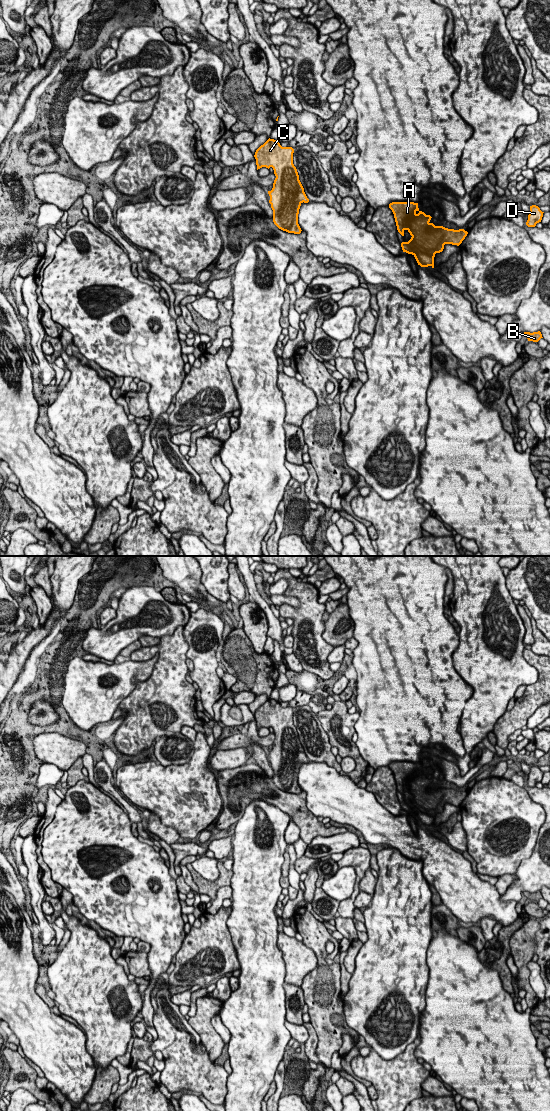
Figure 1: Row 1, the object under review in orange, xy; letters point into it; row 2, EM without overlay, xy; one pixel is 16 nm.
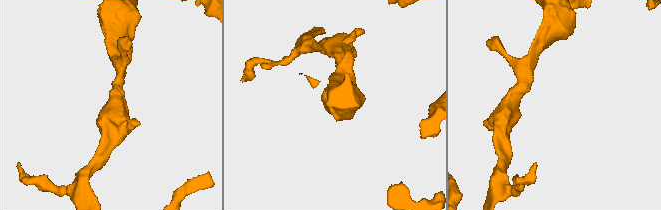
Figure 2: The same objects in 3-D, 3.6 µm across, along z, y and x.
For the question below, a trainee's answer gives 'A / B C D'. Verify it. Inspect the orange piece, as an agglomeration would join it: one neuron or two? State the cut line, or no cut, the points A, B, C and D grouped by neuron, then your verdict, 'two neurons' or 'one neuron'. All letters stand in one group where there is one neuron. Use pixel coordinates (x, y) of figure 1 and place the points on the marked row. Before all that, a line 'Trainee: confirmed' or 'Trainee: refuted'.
Trainee: refuted
cut none; groups A B C D; one neuron

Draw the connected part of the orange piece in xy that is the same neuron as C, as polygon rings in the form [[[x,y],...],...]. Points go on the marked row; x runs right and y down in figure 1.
[[[269,138],[256,150],[254,157],[257,170],[272,167],[276,176],[272,190],[268,191],[274,224],[288,233],[300,234],[299,209],[309,199],[293,164],[293,153],[292,147],[282,147],[278,141]]]

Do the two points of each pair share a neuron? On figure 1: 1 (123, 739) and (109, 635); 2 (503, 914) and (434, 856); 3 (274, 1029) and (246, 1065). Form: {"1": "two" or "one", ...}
{"1": "two", "2": "one", "3": "one"}

